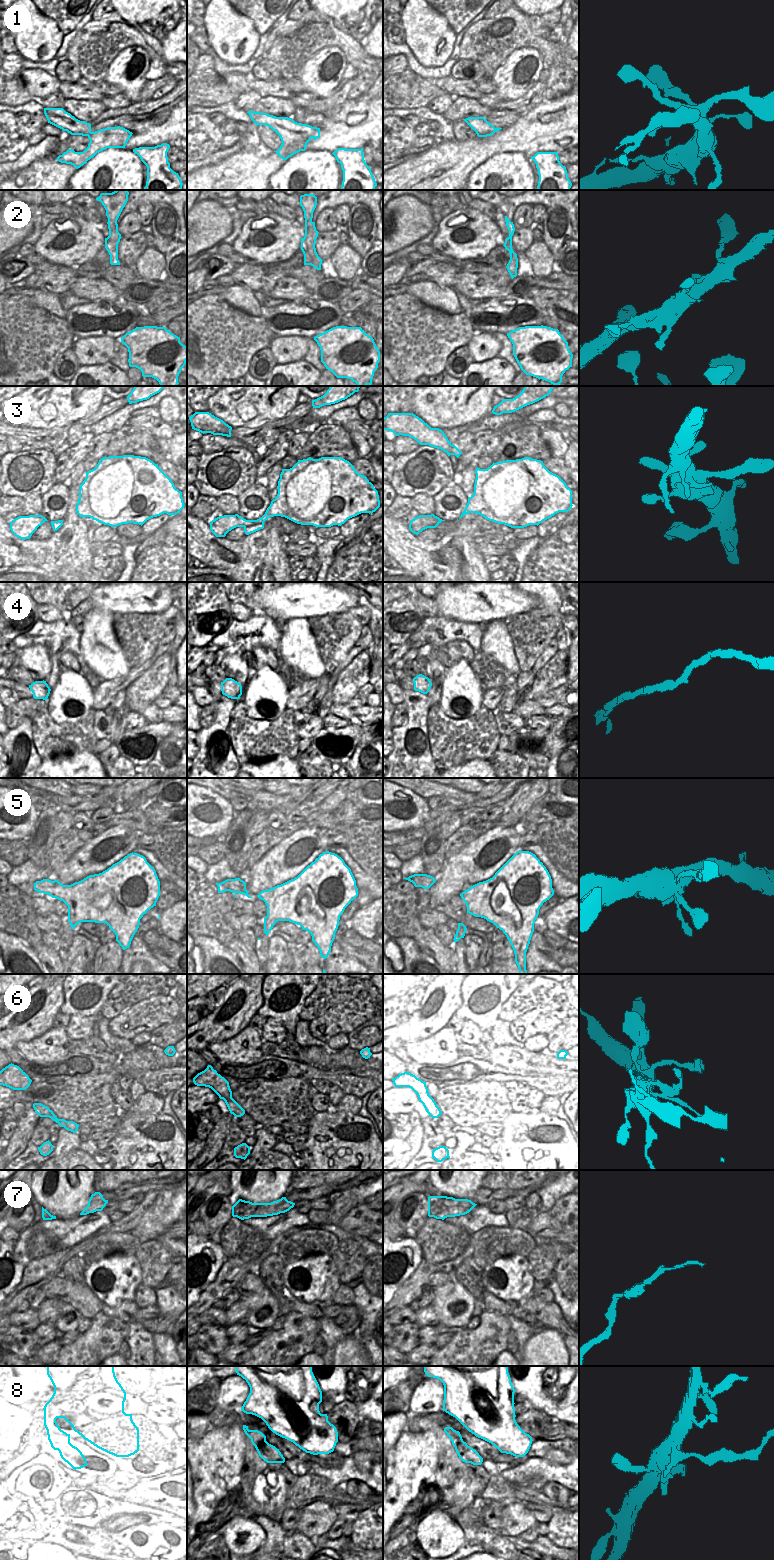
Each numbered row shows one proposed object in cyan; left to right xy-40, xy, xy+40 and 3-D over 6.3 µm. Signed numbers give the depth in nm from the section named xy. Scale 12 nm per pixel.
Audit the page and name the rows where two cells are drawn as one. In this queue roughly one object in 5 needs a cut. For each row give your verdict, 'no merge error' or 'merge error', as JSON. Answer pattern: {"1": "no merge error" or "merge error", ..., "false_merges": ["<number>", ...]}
{"1": "no merge error", "2": "no merge error", "3": "no merge error", "4": "no merge error", "5": "no merge error", "6": "no merge error", "7": "no merge error", "8": "merge error", "false_merges": ["8"]}

